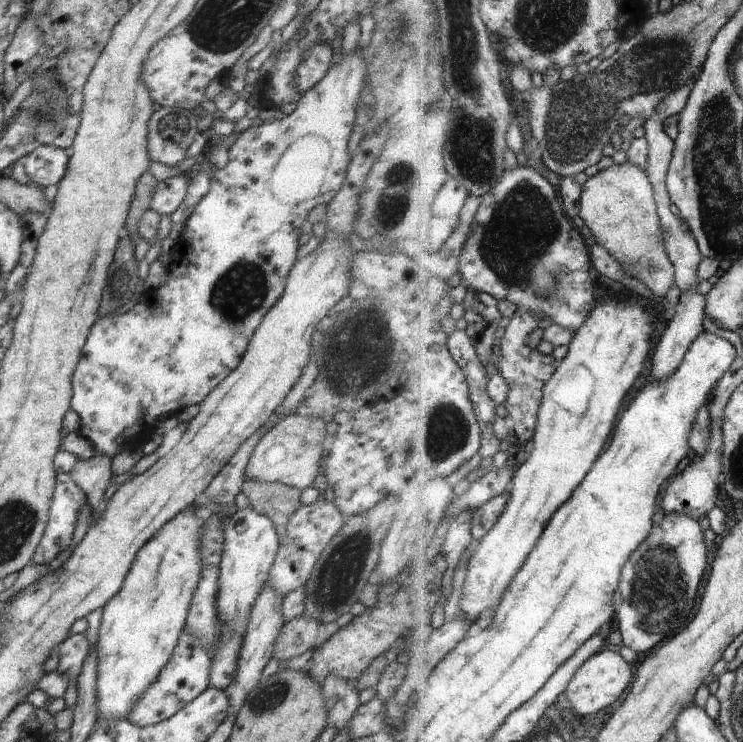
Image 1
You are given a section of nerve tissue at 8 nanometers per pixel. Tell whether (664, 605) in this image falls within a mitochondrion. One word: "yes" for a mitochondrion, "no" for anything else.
yes

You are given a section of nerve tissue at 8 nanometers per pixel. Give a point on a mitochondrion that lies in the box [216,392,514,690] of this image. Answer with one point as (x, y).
(339, 573)

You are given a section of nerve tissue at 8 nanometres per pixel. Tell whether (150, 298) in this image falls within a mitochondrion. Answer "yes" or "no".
no

